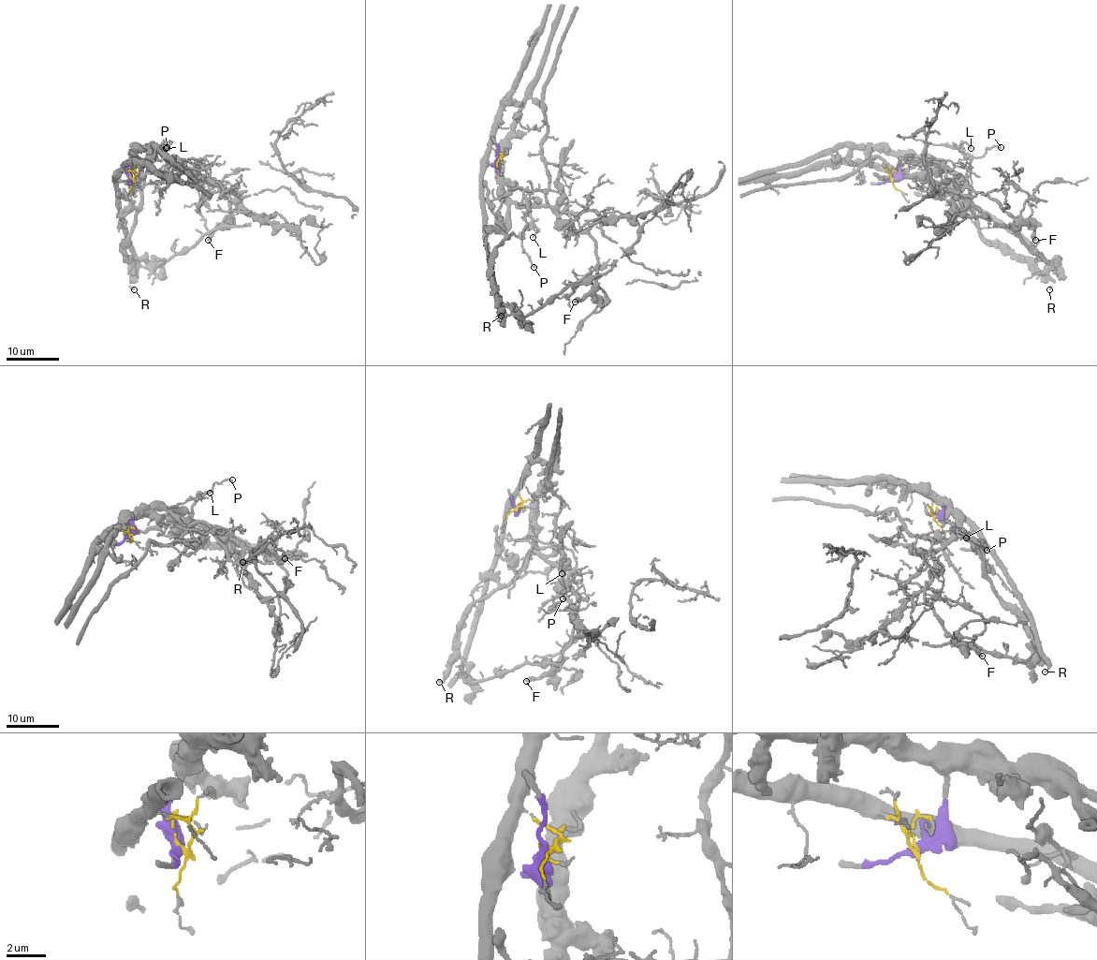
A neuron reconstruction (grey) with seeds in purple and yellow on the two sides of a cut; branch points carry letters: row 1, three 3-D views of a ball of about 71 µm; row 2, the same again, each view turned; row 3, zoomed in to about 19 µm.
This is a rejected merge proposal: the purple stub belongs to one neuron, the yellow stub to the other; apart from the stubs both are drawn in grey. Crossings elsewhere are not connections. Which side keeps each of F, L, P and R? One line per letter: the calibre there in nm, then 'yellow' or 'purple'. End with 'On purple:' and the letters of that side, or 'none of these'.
F: calibre 360 nm; purple
L: calibre 110 nm; purple
P: calibre 150 nm; purple
R: calibre 170 nm; purple
On purple: F, L, P, R

